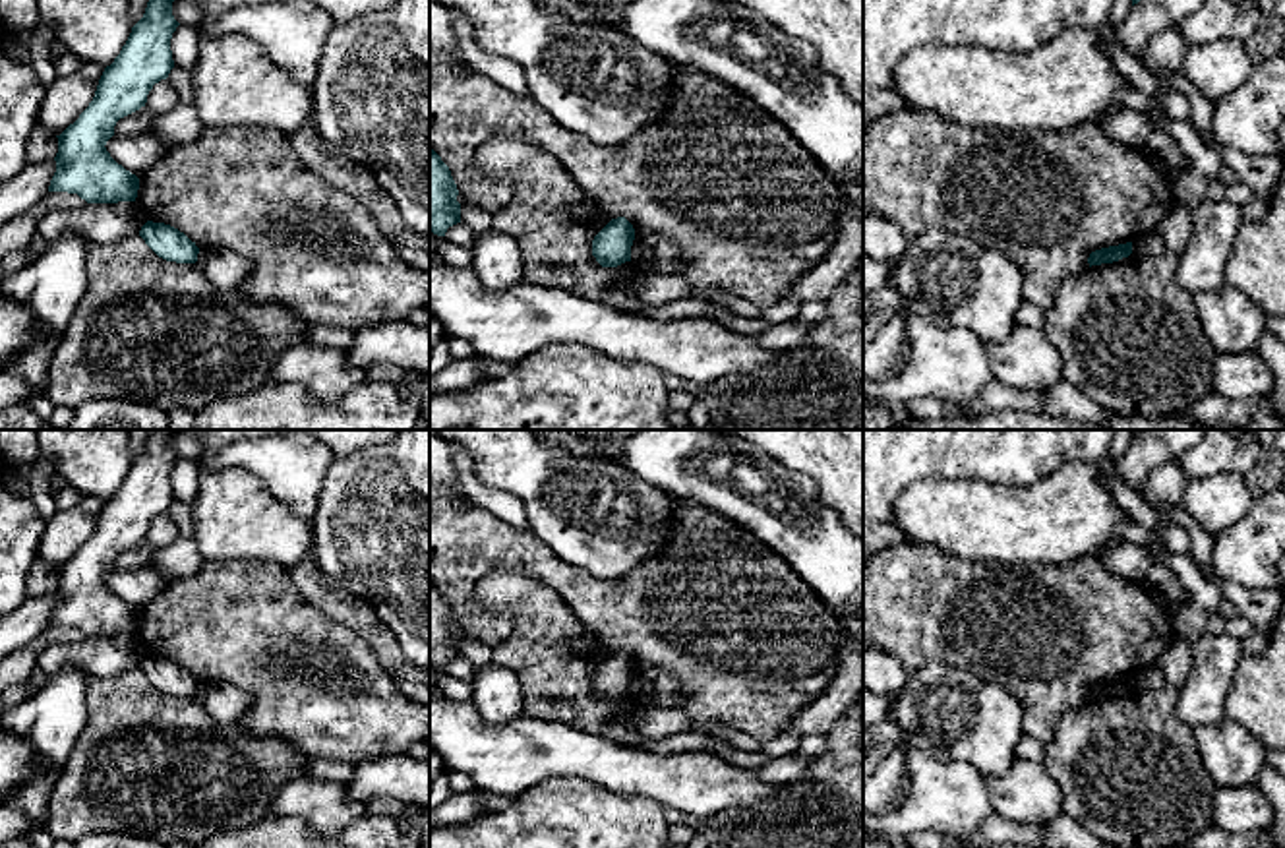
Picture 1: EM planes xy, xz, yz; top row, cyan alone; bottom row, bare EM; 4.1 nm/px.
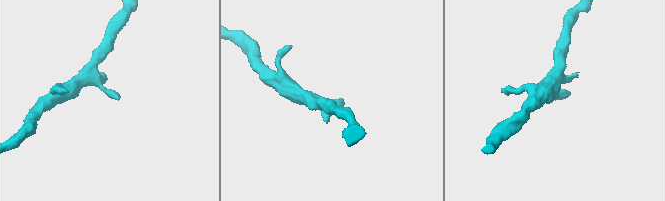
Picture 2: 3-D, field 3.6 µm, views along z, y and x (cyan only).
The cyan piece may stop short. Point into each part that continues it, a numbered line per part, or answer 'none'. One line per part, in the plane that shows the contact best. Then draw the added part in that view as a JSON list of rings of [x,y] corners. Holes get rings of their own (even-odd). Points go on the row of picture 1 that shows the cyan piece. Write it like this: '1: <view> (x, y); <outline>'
none

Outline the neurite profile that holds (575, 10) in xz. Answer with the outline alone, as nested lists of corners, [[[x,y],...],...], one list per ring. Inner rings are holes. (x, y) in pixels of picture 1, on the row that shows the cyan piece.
[[[538,0],[550,12],[555,12],[569,21],[584,25],[610,25],[615,19],[615,12],[594,12],[584,0]]]

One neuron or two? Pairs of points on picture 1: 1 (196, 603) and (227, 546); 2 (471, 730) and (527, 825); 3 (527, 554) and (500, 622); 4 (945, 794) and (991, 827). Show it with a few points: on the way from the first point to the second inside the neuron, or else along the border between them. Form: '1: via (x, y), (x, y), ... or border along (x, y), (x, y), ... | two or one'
1: border along (266, 560), (206, 562) | two
2: border along (556, 777), (527, 788), (515, 798) | two
3: via (498, 554), (467, 579), (471, 606) | one
4: border along (993, 812), (980, 827) | two

